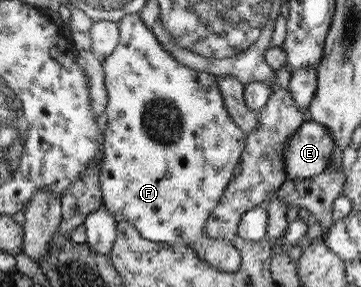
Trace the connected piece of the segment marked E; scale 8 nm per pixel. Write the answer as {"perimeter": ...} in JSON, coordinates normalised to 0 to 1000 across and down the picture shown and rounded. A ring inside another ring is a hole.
{"perimeter":[[[850,418],[806,474],[787,530],[798,627],[845,627],[886,610],[934,516],[934,495],[903,439]]]}

